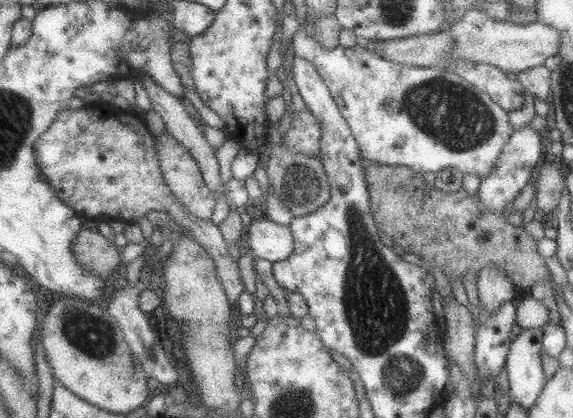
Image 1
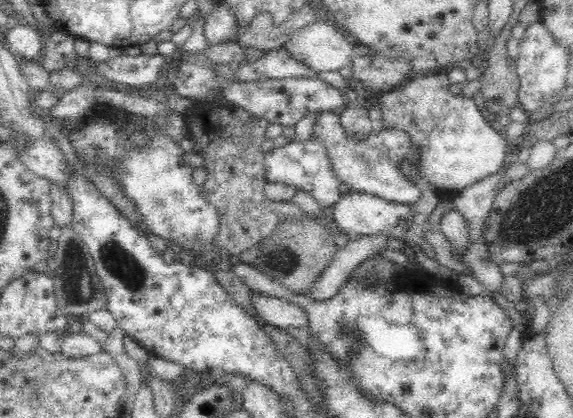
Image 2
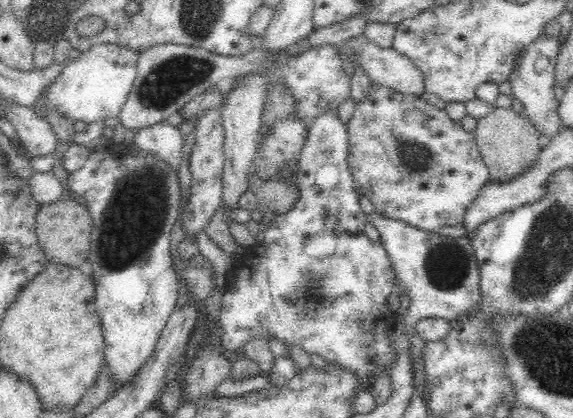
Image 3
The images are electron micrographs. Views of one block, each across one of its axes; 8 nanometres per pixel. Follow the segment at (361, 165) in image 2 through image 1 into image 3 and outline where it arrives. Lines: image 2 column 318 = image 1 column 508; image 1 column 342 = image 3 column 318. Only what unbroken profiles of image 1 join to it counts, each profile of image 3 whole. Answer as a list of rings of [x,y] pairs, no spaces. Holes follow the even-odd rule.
[[[330,44],[318,45],[306,49],[300,56],[290,58],[288,62],[283,62],[278,67],[275,67],[273,74],[275,74],[275,78],[273,79],[272,85],[275,84],[278,78],[285,78],[288,85],[290,85],[290,89],[292,89],[292,93],[294,93],[294,97],[296,97],[295,108],[296,111],[298,111],[298,115],[304,118],[308,117],[310,120],[312,120],[320,111],[324,111],[328,107],[337,110],[340,101],[344,100],[346,97],[350,97],[350,78],[348,78],[348,74],[344,71],[343,60],[338,53],[338,49]]]

